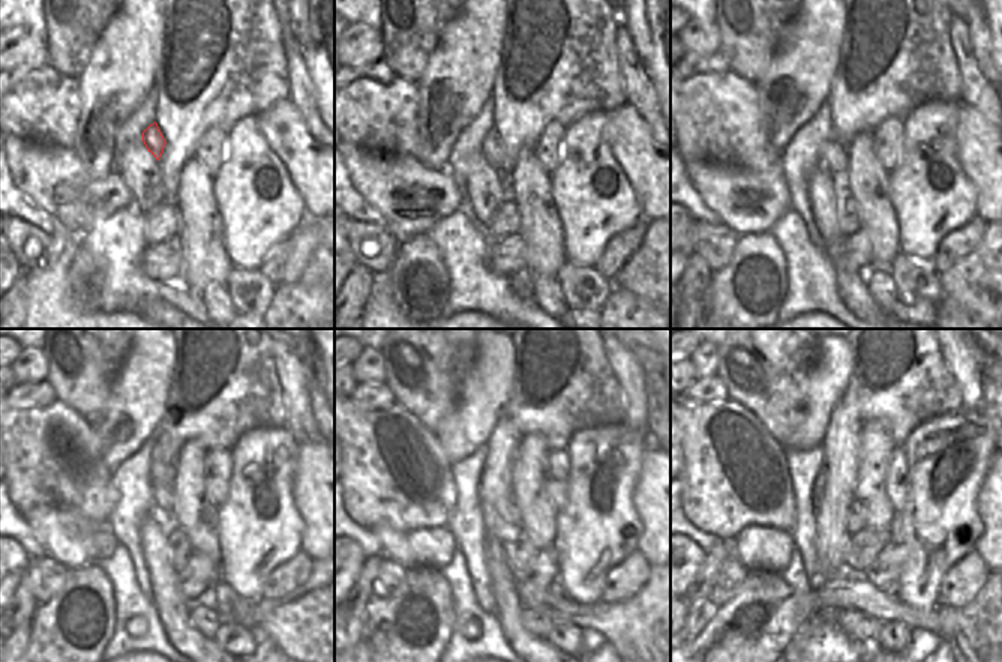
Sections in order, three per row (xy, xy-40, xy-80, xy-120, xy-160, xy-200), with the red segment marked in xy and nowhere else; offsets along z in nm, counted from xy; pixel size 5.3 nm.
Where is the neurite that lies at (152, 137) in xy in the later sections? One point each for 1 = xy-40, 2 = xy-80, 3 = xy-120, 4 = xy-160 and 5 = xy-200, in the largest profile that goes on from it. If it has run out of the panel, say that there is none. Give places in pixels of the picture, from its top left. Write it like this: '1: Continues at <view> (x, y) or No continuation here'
1: Continues at xy-40 (492, 152)
2: Continues at xy-80 (833, 153)
3: Continues at xy-120 (161, 497)
4: Continues at xy-160 (512, 517)
5: Continues at xy-200 (855, 521)

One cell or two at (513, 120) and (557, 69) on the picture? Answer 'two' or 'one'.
one

